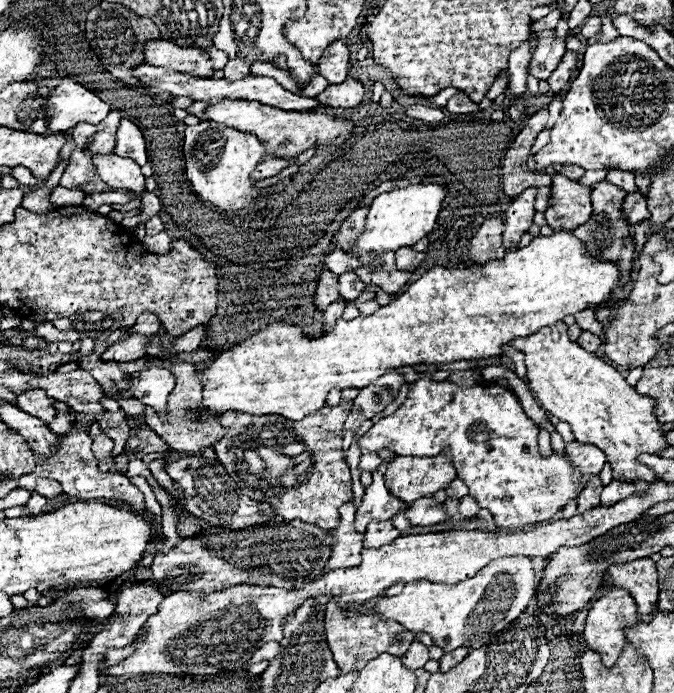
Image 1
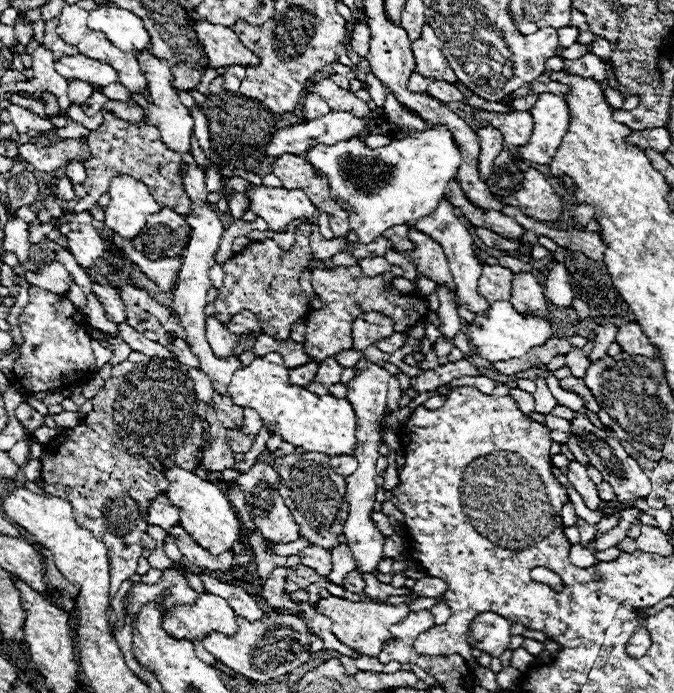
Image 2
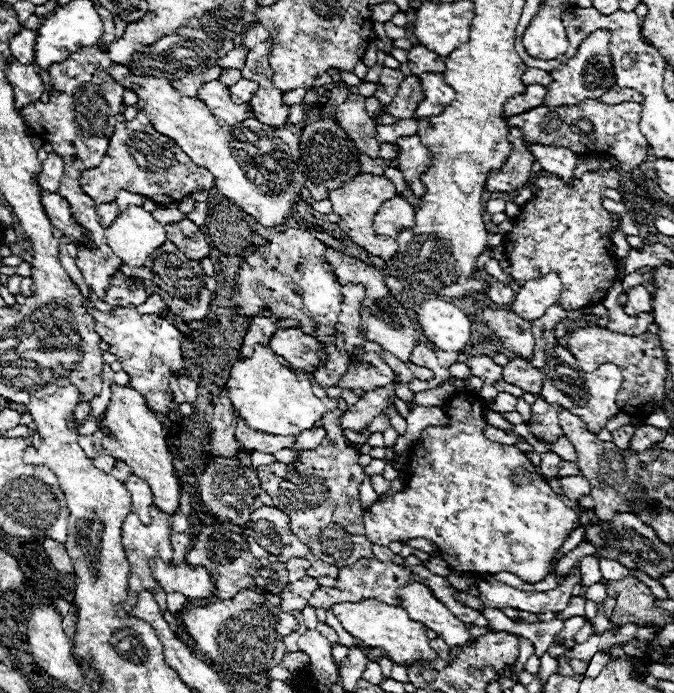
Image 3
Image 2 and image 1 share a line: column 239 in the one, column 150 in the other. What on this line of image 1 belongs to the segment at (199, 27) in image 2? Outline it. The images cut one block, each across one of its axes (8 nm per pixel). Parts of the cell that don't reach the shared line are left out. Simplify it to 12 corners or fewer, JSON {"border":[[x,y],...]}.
{"border":[[166,40],[144,44],[144,62],[194,76],[214,72],[206,52]]}

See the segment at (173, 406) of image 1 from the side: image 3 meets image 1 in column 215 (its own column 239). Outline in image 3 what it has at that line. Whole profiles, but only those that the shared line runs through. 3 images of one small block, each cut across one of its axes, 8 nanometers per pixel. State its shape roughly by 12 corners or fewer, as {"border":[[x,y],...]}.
{"border":[[236,426],[236,440],[250,452],[274,454],[290,448],[292,436],[272,436]]}

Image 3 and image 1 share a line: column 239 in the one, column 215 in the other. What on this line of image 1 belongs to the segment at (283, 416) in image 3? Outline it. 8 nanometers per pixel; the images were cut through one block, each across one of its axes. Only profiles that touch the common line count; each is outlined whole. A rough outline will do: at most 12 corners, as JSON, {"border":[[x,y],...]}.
{"border":[[568,230],[430,268],[310,338],[276,322],[198,378],[202,408],[302,420],[332,388],[502,346],[606,302]]}

